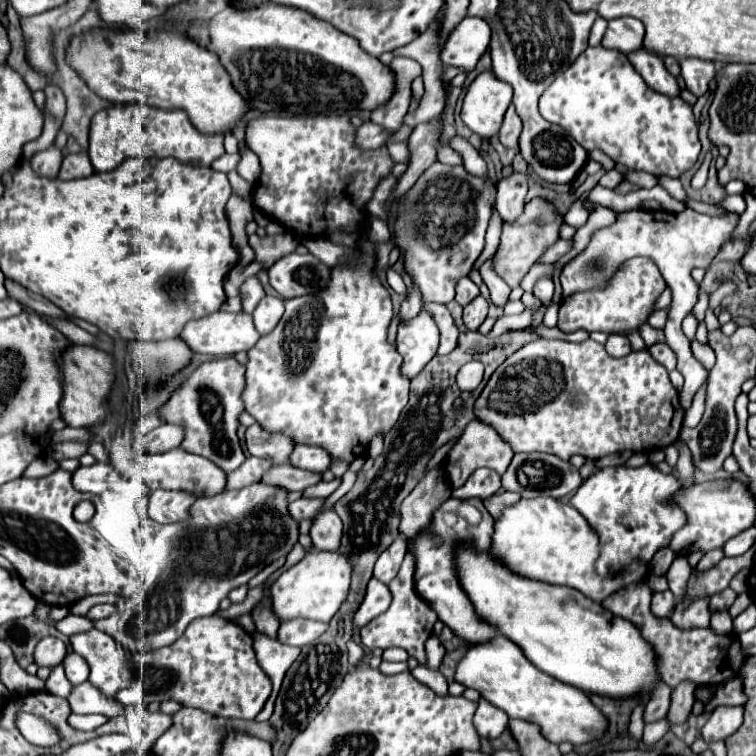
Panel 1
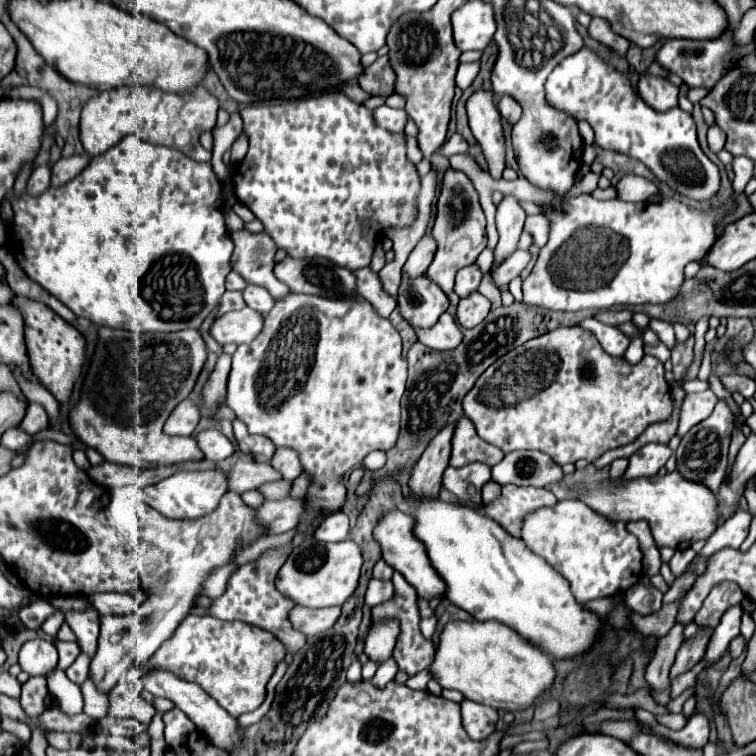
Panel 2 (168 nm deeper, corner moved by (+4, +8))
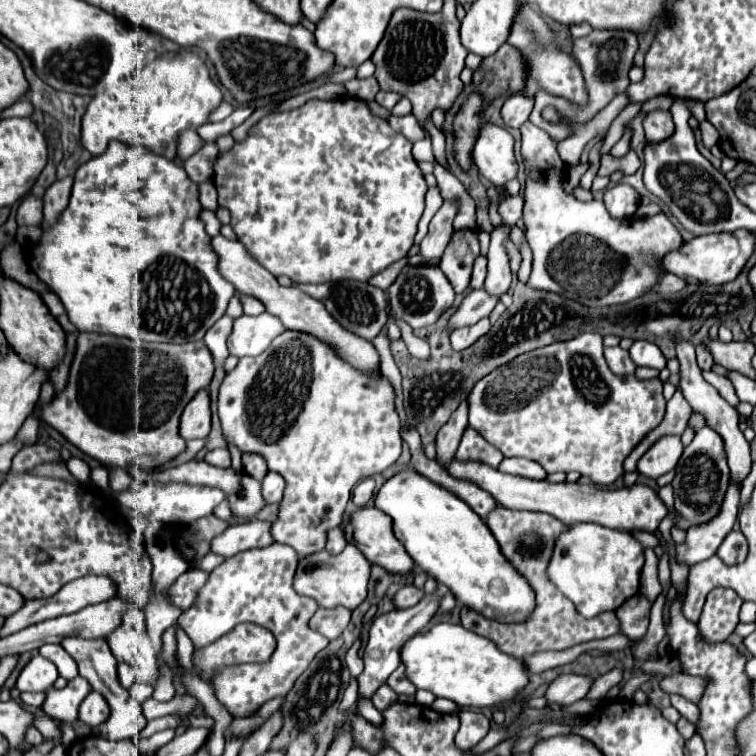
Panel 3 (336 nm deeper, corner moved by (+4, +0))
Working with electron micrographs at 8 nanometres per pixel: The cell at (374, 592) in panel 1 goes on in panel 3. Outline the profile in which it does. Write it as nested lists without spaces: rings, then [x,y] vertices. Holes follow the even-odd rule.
[[[405,585],[405,587],[395,595],[395,605],[397,605],[399,609],[407,609],[407,607],[417,605],[417,601],[421,601],[421,597],[423,597],[423,589],[413,587],[413,585]]]

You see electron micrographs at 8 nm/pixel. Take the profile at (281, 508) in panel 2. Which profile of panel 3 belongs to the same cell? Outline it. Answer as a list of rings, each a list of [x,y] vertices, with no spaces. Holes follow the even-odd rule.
[[[247,521],[241,525],[233,525],[221,533],[221,537],[213,537],[209,549],[221,557],[233,557],[241,551],[271,545],[271,523],[265,521]]]

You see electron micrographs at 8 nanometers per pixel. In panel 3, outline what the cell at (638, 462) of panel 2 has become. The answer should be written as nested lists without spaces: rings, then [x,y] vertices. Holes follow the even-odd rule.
[[[665,435],[653,447],[649,447],[649,451],[639,459],[637,471],[641,475],[657,479],[657,477],[675,469],[681,453],[683,453],[681,437],[679,435],[677,437]]]

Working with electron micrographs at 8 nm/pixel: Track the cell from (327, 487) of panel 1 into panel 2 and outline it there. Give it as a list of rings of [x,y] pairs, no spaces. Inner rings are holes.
[[[275,481],[275,483],[267,483],[259,489],[265,493],[267,499],[283,499],[283,497],[289,497],[291,485],[293,485],[293,481]]]

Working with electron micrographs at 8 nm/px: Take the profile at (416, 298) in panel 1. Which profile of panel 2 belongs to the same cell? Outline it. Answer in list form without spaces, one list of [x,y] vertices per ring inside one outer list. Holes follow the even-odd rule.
[[[425,235],[425,237],[417,243],[417,247],[411,251],[411,255],[409,255],[407,263],[403,265],[401,273],[403,273],[403,275],[409,275],[409,279],[415,279],[417,275],[423,275],[425,269],[429,267],[429,263],[433,261],[435,249],[437,249],[437,245],[435,245],[433,237],[431,237],[431,235]]]

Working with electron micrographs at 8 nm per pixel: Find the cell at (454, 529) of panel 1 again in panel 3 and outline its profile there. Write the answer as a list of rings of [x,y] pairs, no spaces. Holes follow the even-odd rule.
[[[361,507],[355,513],[351,513],[345,529],[345,539],[351,545],[357,545],[357,549],[361,549],[361,553],[375,565],[381,565],[383,569],[391,571],[391,573],[407,573],[413,567],[413,559],[405,553],[405,547],[397,541],[397,537],[393,535],[391,529],[391,519],[377,511],[375,507]]]

